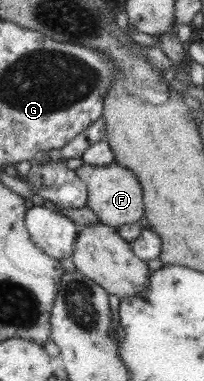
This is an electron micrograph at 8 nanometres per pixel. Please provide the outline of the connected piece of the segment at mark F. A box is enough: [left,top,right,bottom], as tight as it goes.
[75,163,144,229]

